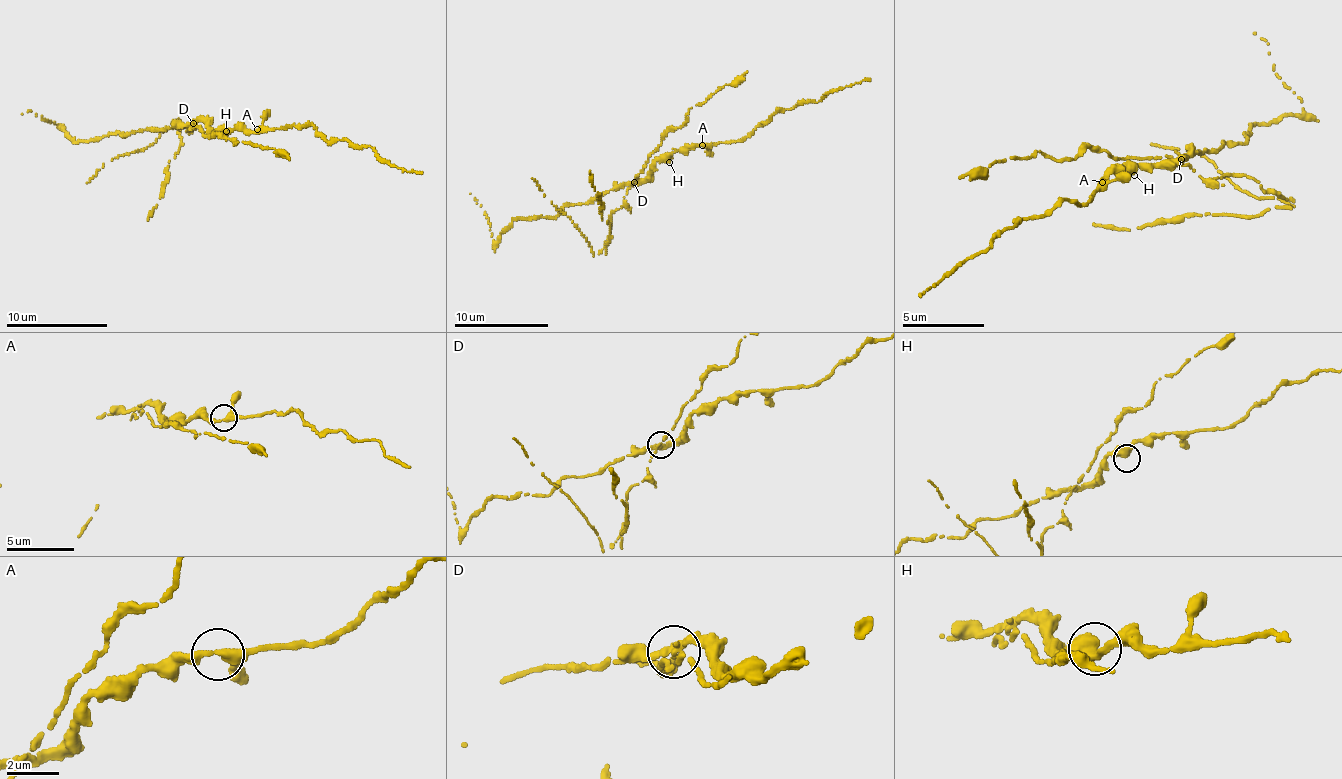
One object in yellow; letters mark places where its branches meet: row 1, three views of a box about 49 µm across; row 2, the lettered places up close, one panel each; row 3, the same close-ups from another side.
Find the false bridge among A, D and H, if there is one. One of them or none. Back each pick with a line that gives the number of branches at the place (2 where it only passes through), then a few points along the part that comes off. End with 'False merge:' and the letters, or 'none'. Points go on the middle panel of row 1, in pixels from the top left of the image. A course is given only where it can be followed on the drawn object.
D: branches 3; course (633, 182), (611, 216), (610, 239), (593, 256), (584, 235), (532, 178)
False merge: D

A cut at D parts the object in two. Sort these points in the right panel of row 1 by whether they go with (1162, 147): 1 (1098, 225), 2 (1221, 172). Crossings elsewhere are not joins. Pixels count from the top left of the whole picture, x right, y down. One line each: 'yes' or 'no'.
1: yes
2: yes

